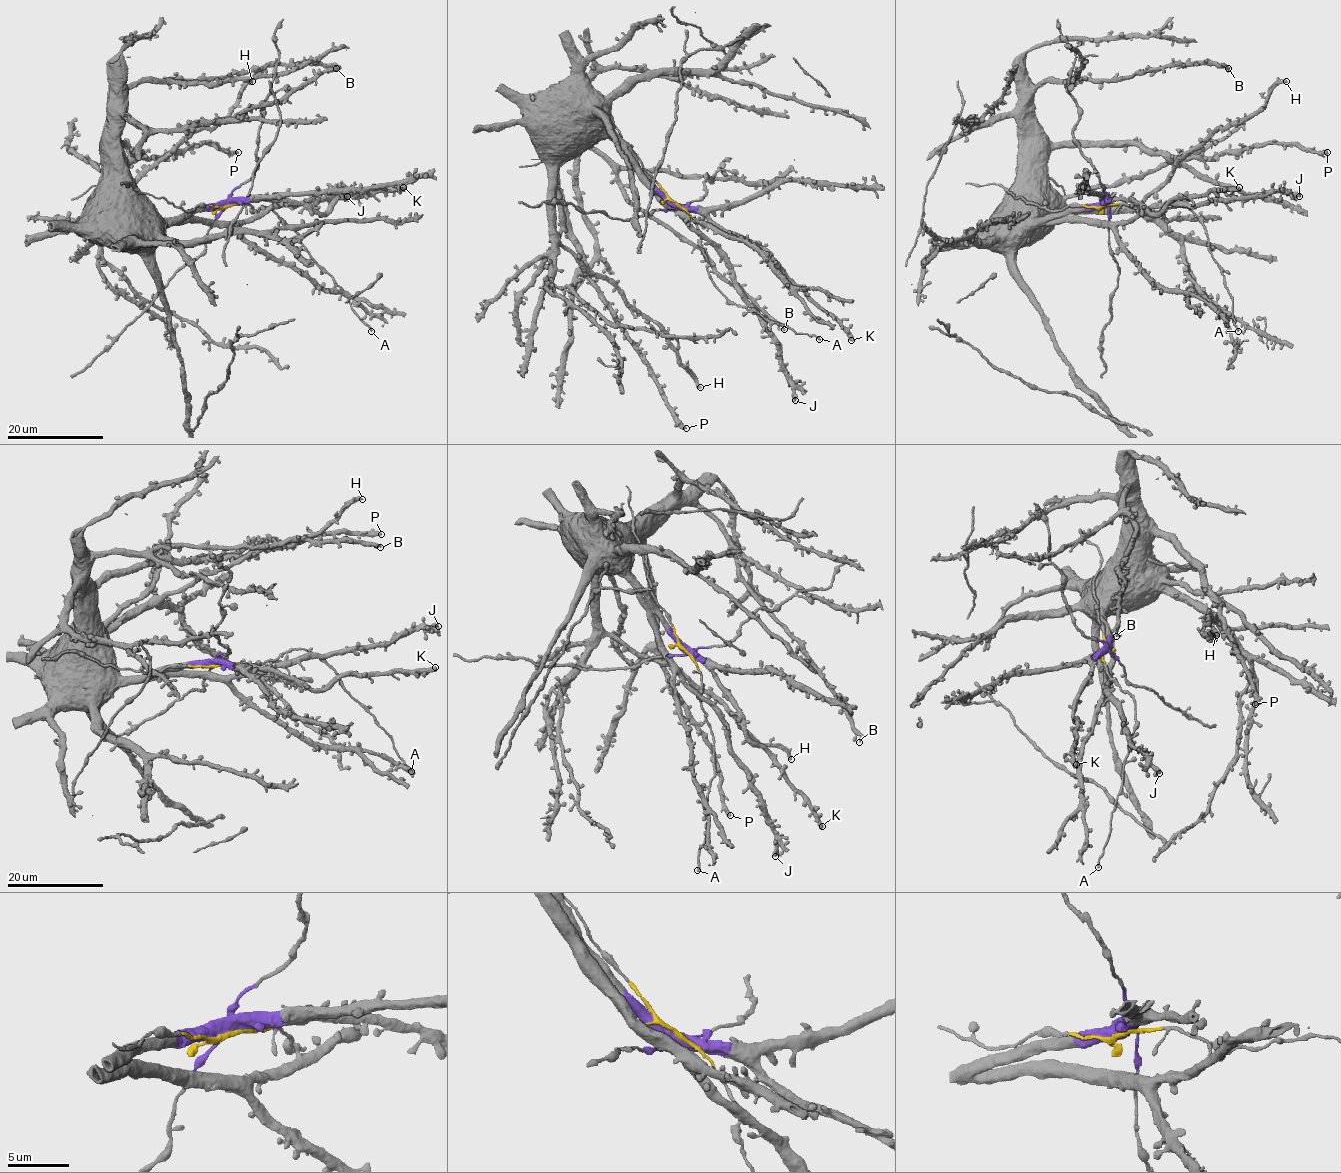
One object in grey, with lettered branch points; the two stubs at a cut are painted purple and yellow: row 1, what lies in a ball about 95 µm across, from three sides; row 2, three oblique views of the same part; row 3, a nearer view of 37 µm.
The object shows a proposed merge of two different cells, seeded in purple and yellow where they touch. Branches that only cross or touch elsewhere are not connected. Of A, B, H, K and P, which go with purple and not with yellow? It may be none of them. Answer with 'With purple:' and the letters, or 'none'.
With purple: B, H, K, P

